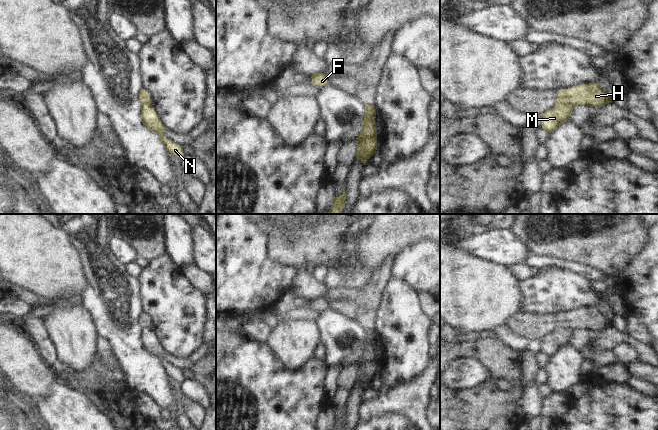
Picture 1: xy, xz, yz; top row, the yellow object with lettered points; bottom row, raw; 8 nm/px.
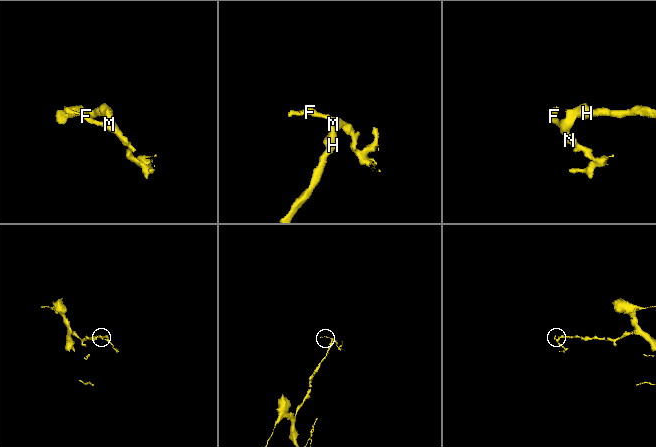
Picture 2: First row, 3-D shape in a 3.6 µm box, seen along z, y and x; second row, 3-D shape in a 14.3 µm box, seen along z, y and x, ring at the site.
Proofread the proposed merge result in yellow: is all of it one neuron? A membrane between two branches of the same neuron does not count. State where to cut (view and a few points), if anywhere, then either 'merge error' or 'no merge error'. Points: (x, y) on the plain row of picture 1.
cut in yz along (555, 328), (565, 327), (573, 330); merge error

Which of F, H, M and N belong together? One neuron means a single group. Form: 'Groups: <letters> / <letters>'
Groups: F M N / H.

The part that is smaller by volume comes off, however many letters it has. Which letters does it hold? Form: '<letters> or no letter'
F, M, N

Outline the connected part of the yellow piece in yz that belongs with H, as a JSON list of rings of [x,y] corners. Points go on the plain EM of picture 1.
[[[588,307],[573,310],[569,313],[558,314],[555,329],[564,327],[566,329],[588,329],[600,332],[613,326],[613,321],[603,316],[598,307]]]

